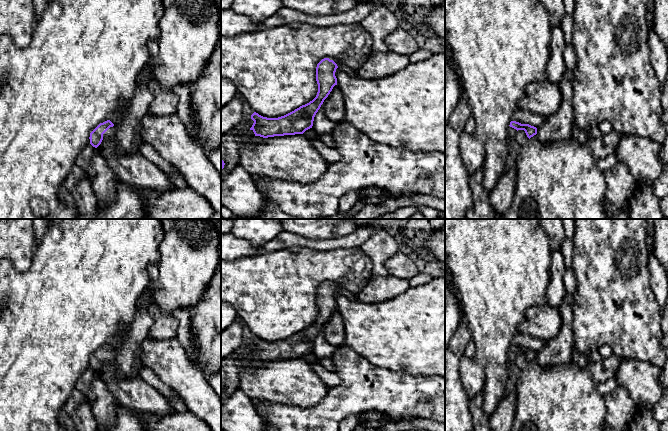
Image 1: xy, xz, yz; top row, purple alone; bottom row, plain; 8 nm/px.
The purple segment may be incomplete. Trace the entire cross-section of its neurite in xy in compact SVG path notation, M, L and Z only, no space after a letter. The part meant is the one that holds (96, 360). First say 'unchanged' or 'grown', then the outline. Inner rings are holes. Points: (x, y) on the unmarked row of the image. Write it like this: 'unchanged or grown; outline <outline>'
grown; outline M110 344L100 347L90 357L89 363L95 372L102 369L100 379L108 387L117 405L155 415L165 416L175 412L167 399L140 375L124 378L117 374L116 351Z

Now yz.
grown; outline M516 345L510 346L507 353L507 381L505 384L503 398L509 395L512 391L516 390L516 384L520 375L519 368L516 365L516 358L518 354L524 354L529 363L537 358L537 352L534 350L521 348Z

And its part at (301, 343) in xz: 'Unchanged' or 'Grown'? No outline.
Grown

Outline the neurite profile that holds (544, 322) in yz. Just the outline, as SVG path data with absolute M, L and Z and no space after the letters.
M544 304L526 311L526 321L519 325L519 333L548 341L557 336L562 325L558 306Z

